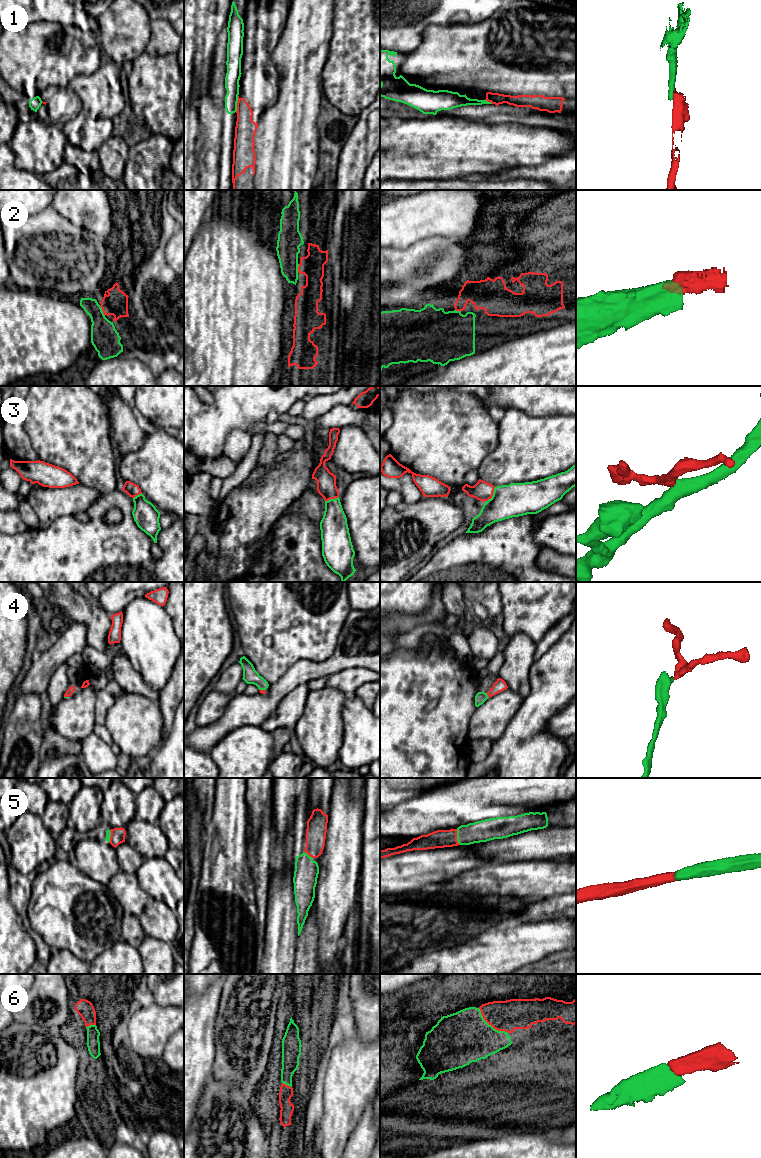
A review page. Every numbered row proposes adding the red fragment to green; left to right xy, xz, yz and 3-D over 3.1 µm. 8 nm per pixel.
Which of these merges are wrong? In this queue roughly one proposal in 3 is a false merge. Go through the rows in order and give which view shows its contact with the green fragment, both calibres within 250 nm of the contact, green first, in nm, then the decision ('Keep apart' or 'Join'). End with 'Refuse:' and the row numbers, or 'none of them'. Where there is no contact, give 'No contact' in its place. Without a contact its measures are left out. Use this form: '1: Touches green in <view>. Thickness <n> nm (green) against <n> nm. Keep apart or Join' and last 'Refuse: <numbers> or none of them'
1: Touches green in xz. Thickness 120 nm (green) against 170 nm. Keep apart
2: Touches green in xy. Thickness 220 nm (green) against 190 nm. Join
3: Touches green in yz. Thickness 280 nm (green) against 160 nm. Join
4: Touches green in yz. Thickness 90 nm (green) against 100 nm. Join
5: Touches green in yz. Thickness 180 nm (green) against 140 nm. Join
6: Touches green in yz. Thickness 420 nm (green) against 240 nm. Join
Refuse: 1

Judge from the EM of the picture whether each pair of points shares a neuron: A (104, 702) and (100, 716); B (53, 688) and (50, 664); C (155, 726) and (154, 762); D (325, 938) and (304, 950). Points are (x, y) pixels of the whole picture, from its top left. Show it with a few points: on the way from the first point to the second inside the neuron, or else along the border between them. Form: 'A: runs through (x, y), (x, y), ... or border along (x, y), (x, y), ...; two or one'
A: runs through (102, 705), (100, 713); one
B: border along (65, 661), (52, 675), (48, 688), (45, 691); two
C: border along (162, 743), (147, 760); two
D: border along (316, 919), (318, 963); two

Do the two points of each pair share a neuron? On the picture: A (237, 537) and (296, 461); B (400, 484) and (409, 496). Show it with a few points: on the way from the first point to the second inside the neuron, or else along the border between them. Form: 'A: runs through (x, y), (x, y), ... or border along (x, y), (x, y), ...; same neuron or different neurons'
A: runs through (248, 518), (286, 480); same neuron
B: runs through (403, 487), (409, 493); same neuron

